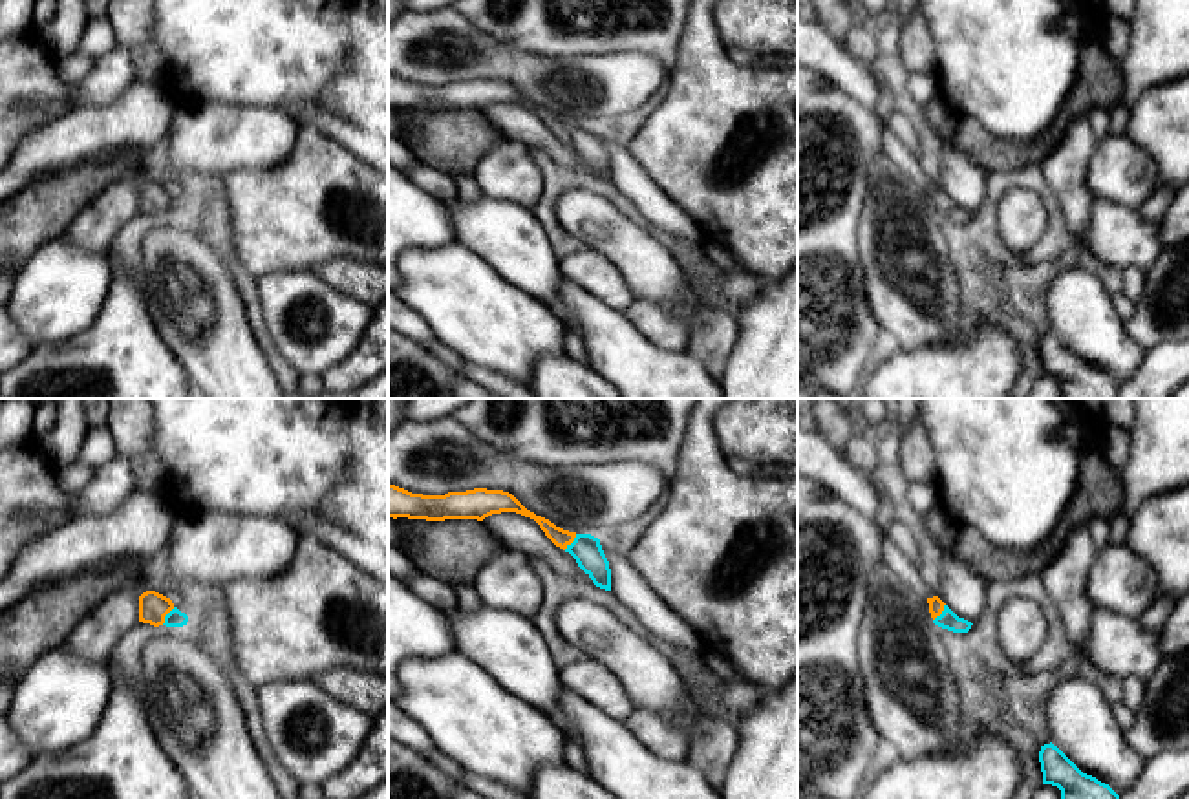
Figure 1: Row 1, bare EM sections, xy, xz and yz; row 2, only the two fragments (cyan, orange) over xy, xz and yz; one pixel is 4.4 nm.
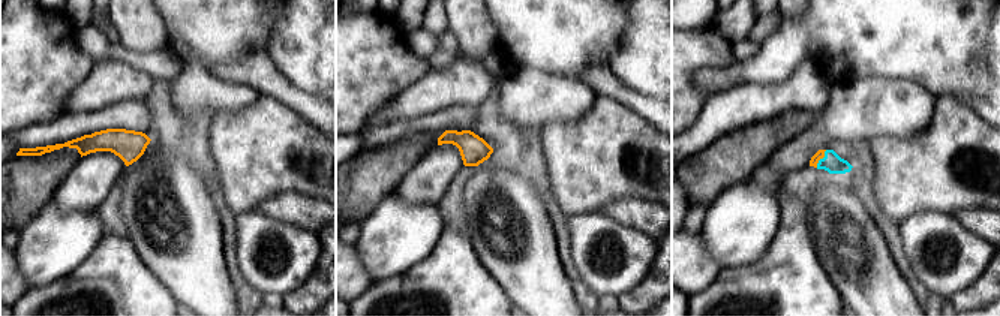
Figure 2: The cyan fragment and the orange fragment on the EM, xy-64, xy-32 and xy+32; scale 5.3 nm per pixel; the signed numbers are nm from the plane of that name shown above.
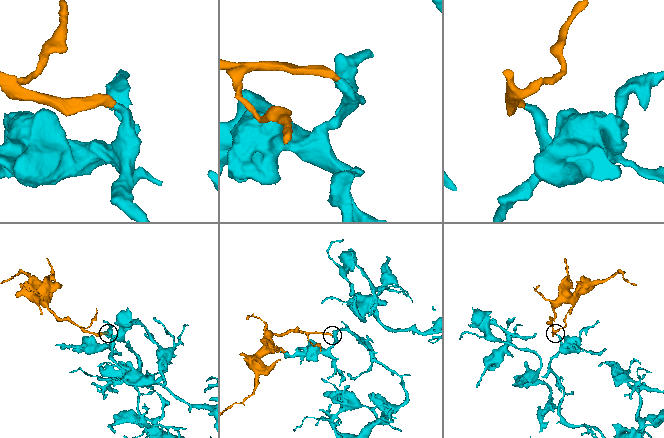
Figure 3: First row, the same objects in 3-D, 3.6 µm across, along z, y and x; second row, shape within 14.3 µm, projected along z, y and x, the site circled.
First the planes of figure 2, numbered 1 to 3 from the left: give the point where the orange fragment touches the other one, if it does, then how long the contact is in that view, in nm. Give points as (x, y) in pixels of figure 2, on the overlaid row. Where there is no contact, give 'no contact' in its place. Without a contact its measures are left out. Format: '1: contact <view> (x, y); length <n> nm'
1: no contact
2: no contact
3: contact xy+32 (820, 159); length 110 nm

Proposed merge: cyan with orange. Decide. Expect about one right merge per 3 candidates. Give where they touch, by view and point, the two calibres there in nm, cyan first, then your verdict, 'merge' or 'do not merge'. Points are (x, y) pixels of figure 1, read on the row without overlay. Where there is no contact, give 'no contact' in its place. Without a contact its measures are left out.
meets cyan in xy at (165, 207); 80 nm thick on the cyan side, 130 nm on the other; merge

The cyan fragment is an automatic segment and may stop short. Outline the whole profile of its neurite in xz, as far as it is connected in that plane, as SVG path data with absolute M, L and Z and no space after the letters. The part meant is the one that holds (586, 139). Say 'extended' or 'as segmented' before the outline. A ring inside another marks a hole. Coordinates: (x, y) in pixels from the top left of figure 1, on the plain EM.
extended | M388 73L388 108L393 110L483 112L485 108L501 102L516 102L534 110L556 137L563 139L576 150L578 157L593 170L596 177L611 181L611 159L598 128L556 117L549 110L527 101L509 82L474 79L466 82L448 82L445 86L423 86Z

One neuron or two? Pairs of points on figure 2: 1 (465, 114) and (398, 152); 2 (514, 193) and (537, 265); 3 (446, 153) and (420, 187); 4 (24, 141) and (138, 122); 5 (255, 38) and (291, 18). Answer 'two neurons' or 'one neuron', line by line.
1: two neurons
2: one neuron
3: one neuron
4: one neuron
5: two neurons

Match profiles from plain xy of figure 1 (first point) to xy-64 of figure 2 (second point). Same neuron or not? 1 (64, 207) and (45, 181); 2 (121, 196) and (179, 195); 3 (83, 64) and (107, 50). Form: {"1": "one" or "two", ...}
{"1": "one", "2": "two", "3": "one"}

